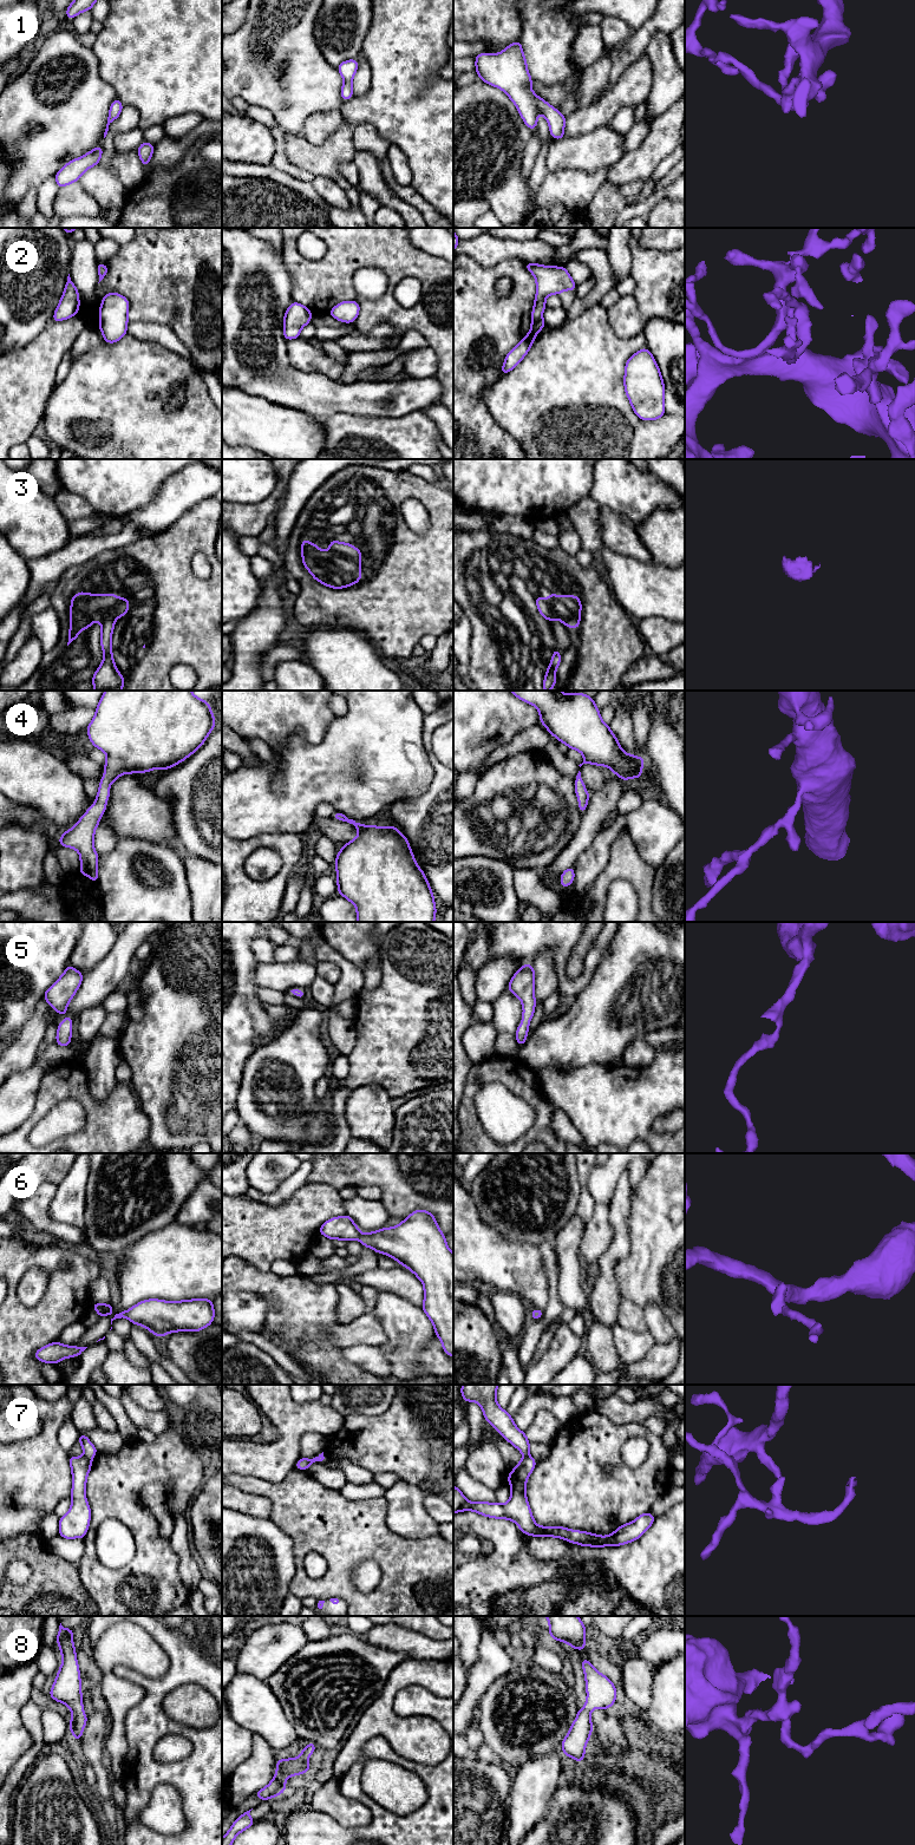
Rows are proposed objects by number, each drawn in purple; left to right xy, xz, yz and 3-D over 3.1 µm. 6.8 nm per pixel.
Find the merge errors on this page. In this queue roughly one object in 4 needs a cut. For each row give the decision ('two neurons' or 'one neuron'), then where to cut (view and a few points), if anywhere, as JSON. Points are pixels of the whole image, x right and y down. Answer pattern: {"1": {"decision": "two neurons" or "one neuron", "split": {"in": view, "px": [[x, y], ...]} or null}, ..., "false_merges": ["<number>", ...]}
{"1": {"decision": "one neuron", "split": null}, "2": {"decision": "one neuron", "split": null}, "3": {"decision": "one neuron", "split": null}, "4": {"decision": "one neuron", "split": null}, "5": {"decision": "one neuron", "split": null}, "6": {"decision": "one neuron", "split": null}, "7": {"decision": "two neurons", "split": {"in": "xy", "px": [[85, 1454], [91, 1457]]}}, "8": {"decision": "one neuron", "split": null}, "false_merges": ["7"]}

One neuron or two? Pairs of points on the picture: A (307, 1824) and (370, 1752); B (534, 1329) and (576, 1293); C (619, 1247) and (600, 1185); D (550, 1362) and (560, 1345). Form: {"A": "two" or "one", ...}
{"A": "one", "B": "two", "C": "two", "D": "one"}

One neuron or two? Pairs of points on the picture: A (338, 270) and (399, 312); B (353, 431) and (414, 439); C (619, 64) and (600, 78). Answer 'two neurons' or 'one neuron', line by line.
A: one neuron
B: one neuron
C: two neurons

